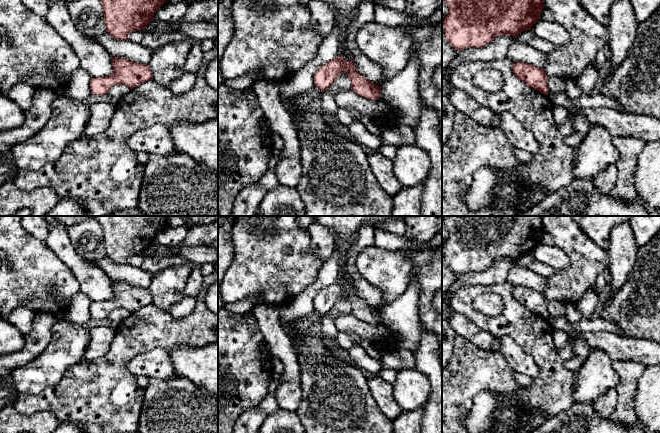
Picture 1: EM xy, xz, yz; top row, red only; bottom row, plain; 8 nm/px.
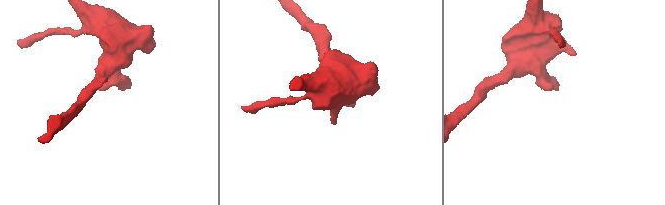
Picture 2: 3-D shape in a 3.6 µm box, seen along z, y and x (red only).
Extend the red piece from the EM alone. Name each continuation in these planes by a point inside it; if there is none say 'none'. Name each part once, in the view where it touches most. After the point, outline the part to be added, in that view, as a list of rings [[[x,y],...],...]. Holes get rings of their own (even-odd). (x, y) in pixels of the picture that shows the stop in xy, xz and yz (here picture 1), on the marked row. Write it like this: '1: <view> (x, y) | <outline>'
none

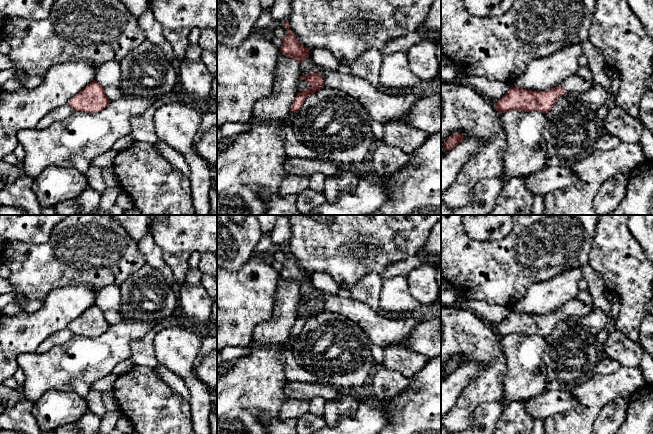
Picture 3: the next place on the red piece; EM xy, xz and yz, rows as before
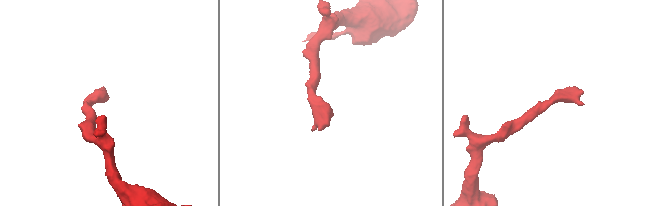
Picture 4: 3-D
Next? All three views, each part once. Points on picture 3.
1: yz (573, 83) | [[[578,74],[566,78],[562,83],[561,87],[565,92],[570,91],[586,91],[594,84],[593,78],[585,80],[581,78]]]

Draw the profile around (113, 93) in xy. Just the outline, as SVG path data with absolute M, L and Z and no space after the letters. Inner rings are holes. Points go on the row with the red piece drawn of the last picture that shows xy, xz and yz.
M107 86L104 88L104 93L108 98L109 102L115 101L122 97L122 93L118 87L115 86Z

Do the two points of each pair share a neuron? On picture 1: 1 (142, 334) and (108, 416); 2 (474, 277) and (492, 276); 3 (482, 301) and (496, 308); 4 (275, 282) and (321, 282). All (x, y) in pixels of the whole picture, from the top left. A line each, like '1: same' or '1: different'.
1: same
2: same
3: same
4: different

